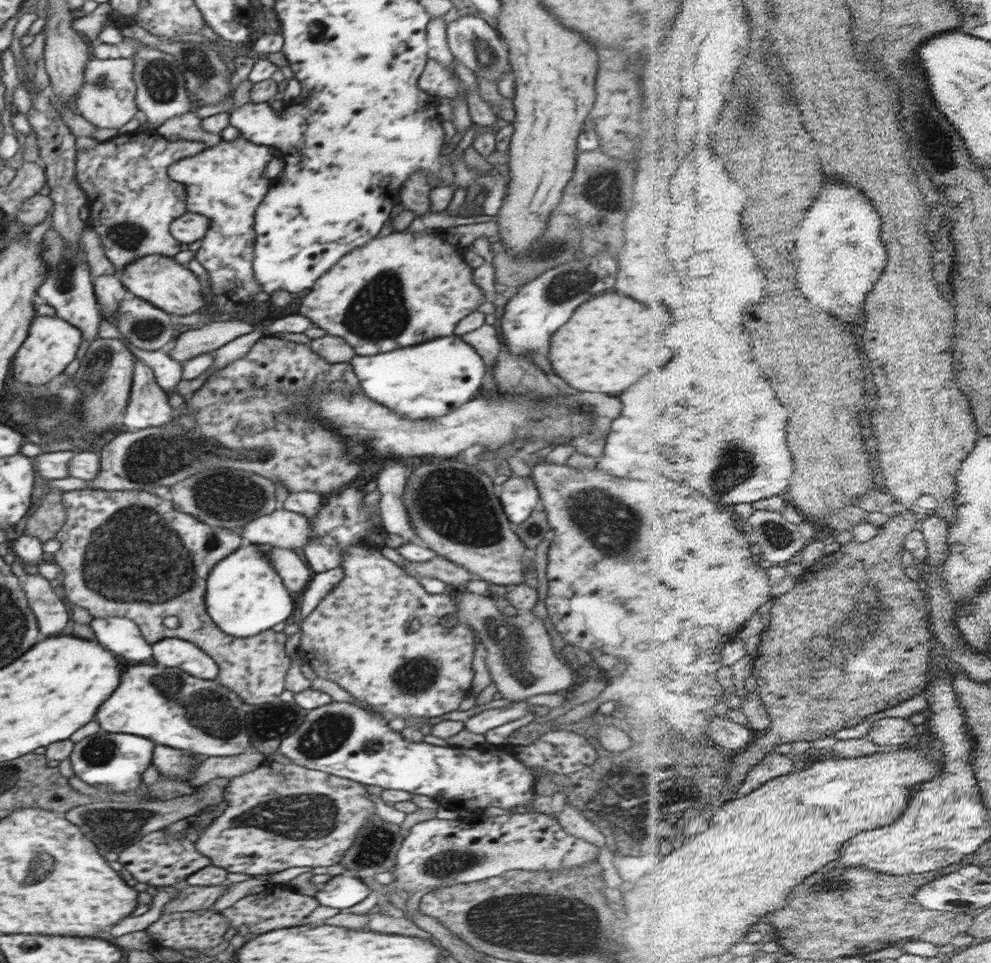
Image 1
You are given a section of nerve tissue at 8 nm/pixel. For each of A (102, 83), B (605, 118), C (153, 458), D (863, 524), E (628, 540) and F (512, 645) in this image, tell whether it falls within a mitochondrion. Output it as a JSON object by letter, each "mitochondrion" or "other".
{"A":"mitochondrion","B":"other","C":"mitochondrion","D":"other","E":"mitochondrion","F":"mitochondrion"}

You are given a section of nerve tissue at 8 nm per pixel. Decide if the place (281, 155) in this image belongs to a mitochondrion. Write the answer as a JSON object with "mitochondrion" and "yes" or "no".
{"mitochondrion":"no"}

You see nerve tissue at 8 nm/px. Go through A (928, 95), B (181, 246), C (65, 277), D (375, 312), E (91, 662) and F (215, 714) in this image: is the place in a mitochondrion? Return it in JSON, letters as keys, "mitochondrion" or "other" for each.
{"A":"other","B":"other","C":"mitochondrion","D":"mitochondrion","E":"other","F":"mitochondrion"}

